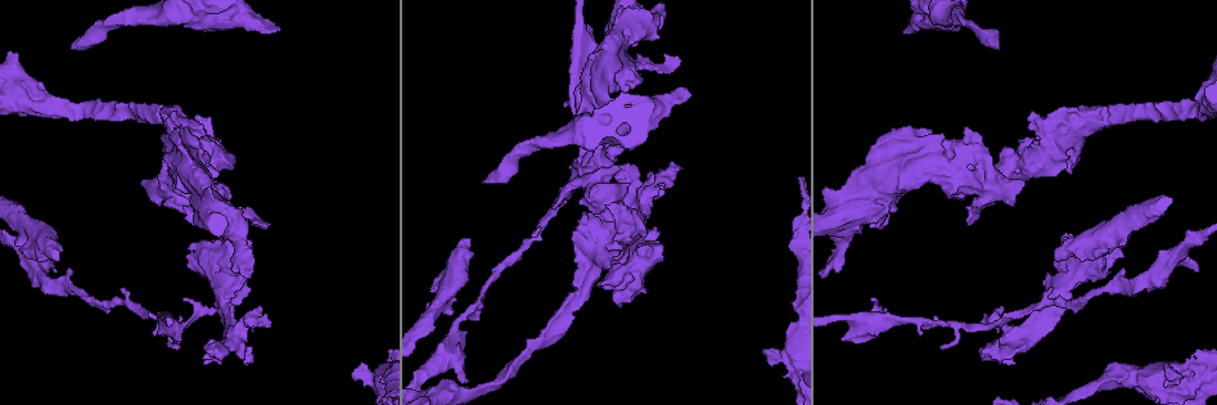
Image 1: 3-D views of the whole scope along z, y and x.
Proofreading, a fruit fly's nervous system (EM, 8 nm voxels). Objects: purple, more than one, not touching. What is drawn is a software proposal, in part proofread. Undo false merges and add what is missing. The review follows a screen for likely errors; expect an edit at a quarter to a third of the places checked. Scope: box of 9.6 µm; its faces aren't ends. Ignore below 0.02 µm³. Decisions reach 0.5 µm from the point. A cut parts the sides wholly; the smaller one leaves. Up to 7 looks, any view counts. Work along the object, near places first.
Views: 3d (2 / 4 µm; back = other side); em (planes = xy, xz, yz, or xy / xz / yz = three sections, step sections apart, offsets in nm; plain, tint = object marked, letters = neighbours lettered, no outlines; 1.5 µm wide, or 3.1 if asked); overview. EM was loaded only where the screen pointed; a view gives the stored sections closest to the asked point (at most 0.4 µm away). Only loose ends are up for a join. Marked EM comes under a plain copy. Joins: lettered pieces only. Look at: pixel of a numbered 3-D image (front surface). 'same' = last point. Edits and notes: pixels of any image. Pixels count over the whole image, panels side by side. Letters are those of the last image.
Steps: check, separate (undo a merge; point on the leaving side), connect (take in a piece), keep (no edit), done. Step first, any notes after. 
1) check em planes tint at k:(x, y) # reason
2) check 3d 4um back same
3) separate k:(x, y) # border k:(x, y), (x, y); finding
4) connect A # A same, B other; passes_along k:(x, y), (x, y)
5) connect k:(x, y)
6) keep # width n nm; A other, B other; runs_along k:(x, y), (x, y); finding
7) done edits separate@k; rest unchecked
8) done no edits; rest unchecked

check em planes letters at 1:(189, 250) # an open end

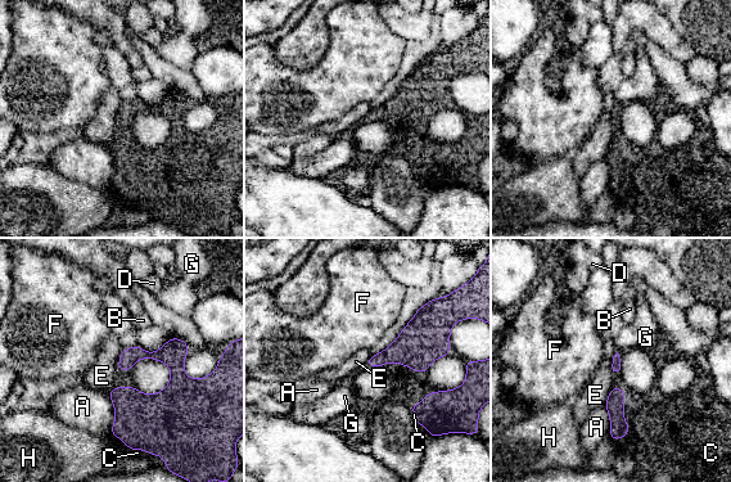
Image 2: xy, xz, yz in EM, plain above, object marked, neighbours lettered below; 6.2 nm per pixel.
keep # longest_contact C 340 nm; A other, B other, C other, D other, E other, F other, G other, H other; no lettered piece goes on from it

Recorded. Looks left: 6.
check 3d 2um at 1:(513, 157)

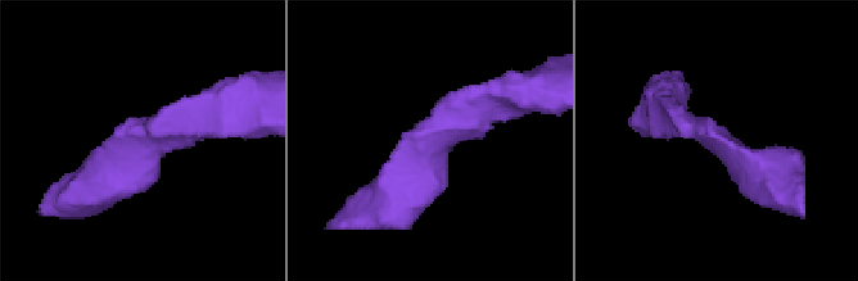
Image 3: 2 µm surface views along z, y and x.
check em planes letters at 3:(430, 144)

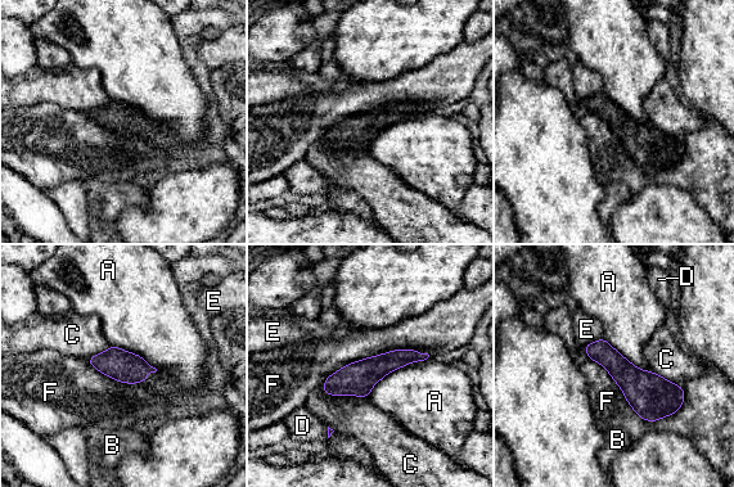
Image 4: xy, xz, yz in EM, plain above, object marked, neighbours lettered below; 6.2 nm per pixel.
keep # width 190 nm; A other, B other, C other, D other, E other, F other; runs_along 4:(423, 356), (399, 357), (325, 388); one cell here

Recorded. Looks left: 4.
check em yz step 4 letters at 1:(361, 365) # stops while still wide

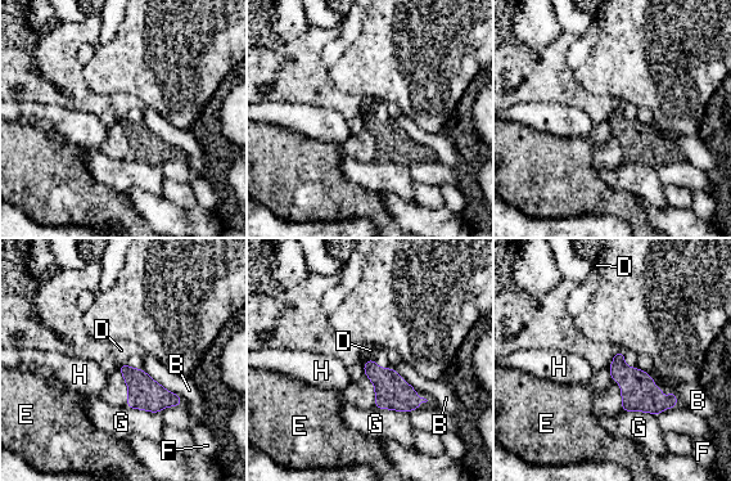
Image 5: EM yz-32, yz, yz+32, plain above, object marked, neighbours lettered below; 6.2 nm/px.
check em planes letters same # another direction

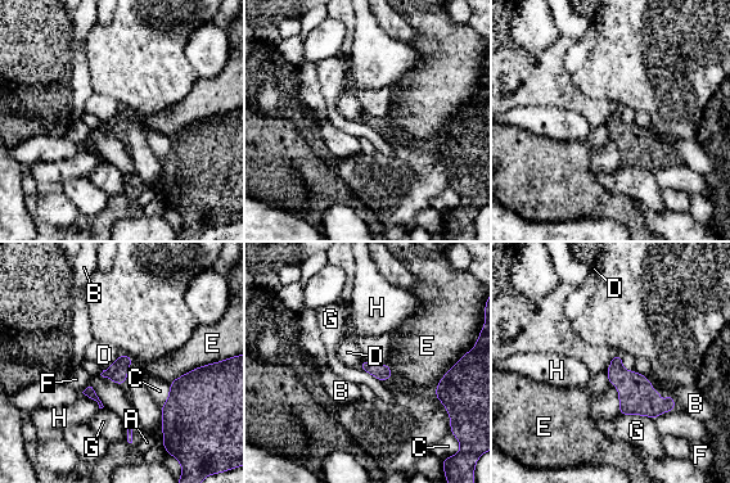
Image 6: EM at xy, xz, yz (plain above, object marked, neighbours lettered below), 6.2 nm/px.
keep # A other, B other, C other, D other, E other, F other, G other, H other; border 6:(120, 355), (103, 370); no lettered piece goes on from it

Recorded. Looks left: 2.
done no edits; rest unchecked

